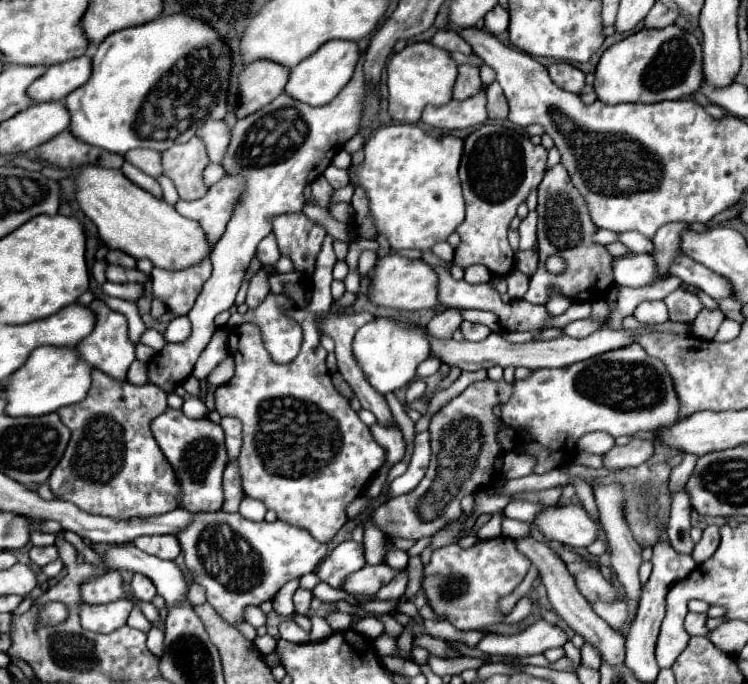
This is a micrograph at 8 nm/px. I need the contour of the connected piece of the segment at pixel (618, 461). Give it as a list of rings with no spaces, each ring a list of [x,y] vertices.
[[[631,440],[625,446],[613,446],[605,456],[603,456],[603,466],[605,468],[633,468],[643,462],[647,462],[653,456],[655,444],[651,440]]]

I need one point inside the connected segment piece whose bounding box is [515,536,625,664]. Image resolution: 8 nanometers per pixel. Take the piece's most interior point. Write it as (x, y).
(566, 599)

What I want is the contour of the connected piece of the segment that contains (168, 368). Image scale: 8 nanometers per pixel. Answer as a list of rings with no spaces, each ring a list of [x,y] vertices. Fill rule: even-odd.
[[[363,58],[357,62],[355,76],[351,82],[325,106],[311,108],[299,100],[293,100],[285,92],[279,94],[271,104],[249,114],[233,126],[231,144],[223,158],[223,168],[227,174],[243,174],[247,178],[247,188],[227,224],[227,230],[215,250],[211,252],[213,274],[205,282],[195,306],[187,314],[193,324],[193,334],[181,344],[165,344],[165,348],[153,356],[149,368],[149,382],[173,392],[177,384],[185,382],[203,348],[209,344],[213,332],[217,330],[213,320],[219,312],[229,310],[239,292],[241,280],[257,252],[257,244],[271,232],[271,220],[277,214],[301,212],[305,198],[303,188],[307,182],[319,178],[335,156],[335,148],[341,150],[343,144],[359,132],[359,122],[363,118],[365,98],[369,94],[367,78],[363,74]]]

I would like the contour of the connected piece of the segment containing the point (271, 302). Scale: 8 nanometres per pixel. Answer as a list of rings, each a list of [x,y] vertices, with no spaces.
[[[269,292],[257,310],[247,314],[235,312],[231,315],[228,325],[259,324],[267,352],[273,356],[275,362],[285,364],[291,362],[301,348],[301,326],[293,318],[285,316],[285,310],[293,306],[295,304],[291,304],[287,296]]]

